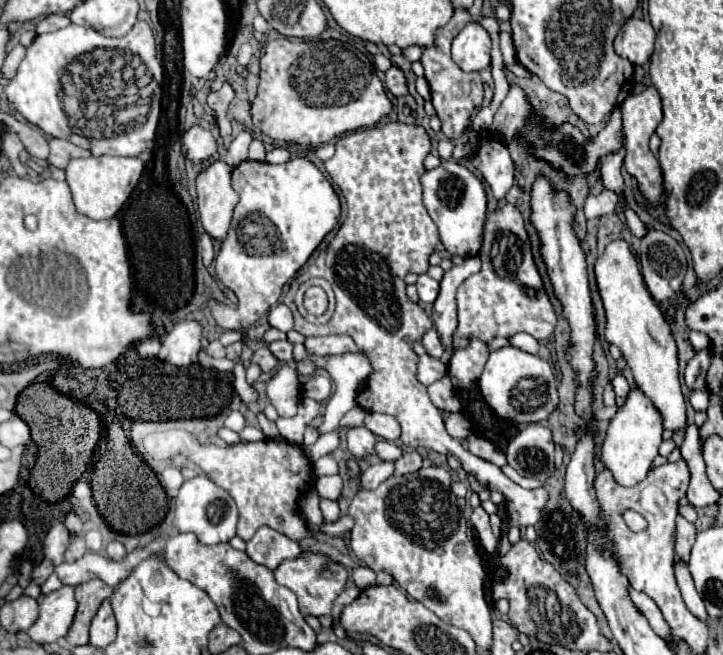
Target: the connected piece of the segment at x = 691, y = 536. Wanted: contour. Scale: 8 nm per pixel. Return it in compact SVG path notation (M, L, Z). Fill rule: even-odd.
M678 516L676 518L676 556L680 556L682 560L688 560L694 540L696 540L696 526L686 518Z

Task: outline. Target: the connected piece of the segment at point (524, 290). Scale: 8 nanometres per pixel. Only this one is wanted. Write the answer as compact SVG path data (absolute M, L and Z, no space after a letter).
M504 204L486 218L480 260L482 270L466 278L456 292L458 328L454 332L452 346L444 348L444 354L440 356L440 362L446 366L450 364L454 350L466 348L474 338L490 342L496 336L510 338L516 332L526 332L536 340L548 340L558 322L554 306L544 290L542 276L532 258L524 218L514 204Z

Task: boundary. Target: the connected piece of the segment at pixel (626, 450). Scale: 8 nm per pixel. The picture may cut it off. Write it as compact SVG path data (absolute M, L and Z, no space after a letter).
M636 388L628 394L626 404L612 418L604 442L600 446L600 462L614 474L620 486L634 486L642 482L648 474L652 460L658 456L658 446L662 444L662 418L652 402Z

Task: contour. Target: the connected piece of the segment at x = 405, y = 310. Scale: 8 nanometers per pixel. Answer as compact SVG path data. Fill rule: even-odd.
M388 122L388 124L378 124L372 128L362 128L350 134L344 134L342 138L338 138L336 142L336 152L330 160L326 160L326 170L330 174L330 178L340 186L342 196L346 200L348 206L348 218L342 222L336 238L328 244L326 252L322 252L316 262L302 272L300 276L296 276L296 280L290 286L290 292L284 298L284 304L294 312L294 330L298 330L304 336L330 336L330 334L344 334L350 336L360 350L370 358L374 374L368 378L366 388L358 394L358 406L364 408L366 412L382 412L382 414L390 414L398 420L402 434L400 434L400 442L406 448L416 450L426 448L426 450L434 450L446 456L454 456L460 460L462 468L476 476L478 482L488 488L488 490L496 490L506 498L506 504L510 506L510 520L516 526L532 526L538 522L542 508L546 506L548 500L548 492L544 488L534 488L534 490L526 490L522 486L518 486L516 482L512 482L510 478L506 478L502 474L502 470L478 456L472 456L462 444L460 440L452 438L446 432L444 420L440 410L430 402L426 386L422 386L416 380L416 366L418 366L418 356L412 352L414 342L418 342L426 330L432 328L432 320L430 316L414 302L408 300L406 296L406 284L404 284L404 276L408 272L426 272L426 264L428 258L432 254L432 250L436 248L436 244L440 242L438 238L438 228L432 222L432 218L428 216L424 204L422 204L422 186L420 186L420 176L424 174L424 158L430 154L430 136L426 134L426 130L418 124L404 124L404 122ZM312 276L320 276L320 278L328 278L334 294L336 294L336 312L332 316L332 320L324 326L314 326L308 324L298 310L292 306L292 296L298 290L298 286L302 282L306 282Z

